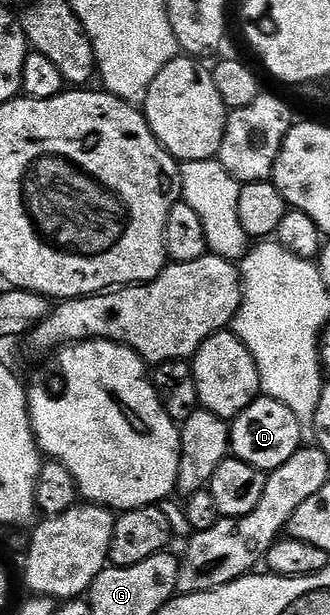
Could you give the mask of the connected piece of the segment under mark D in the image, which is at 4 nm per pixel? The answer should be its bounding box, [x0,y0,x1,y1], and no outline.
[229,396,303,474]

